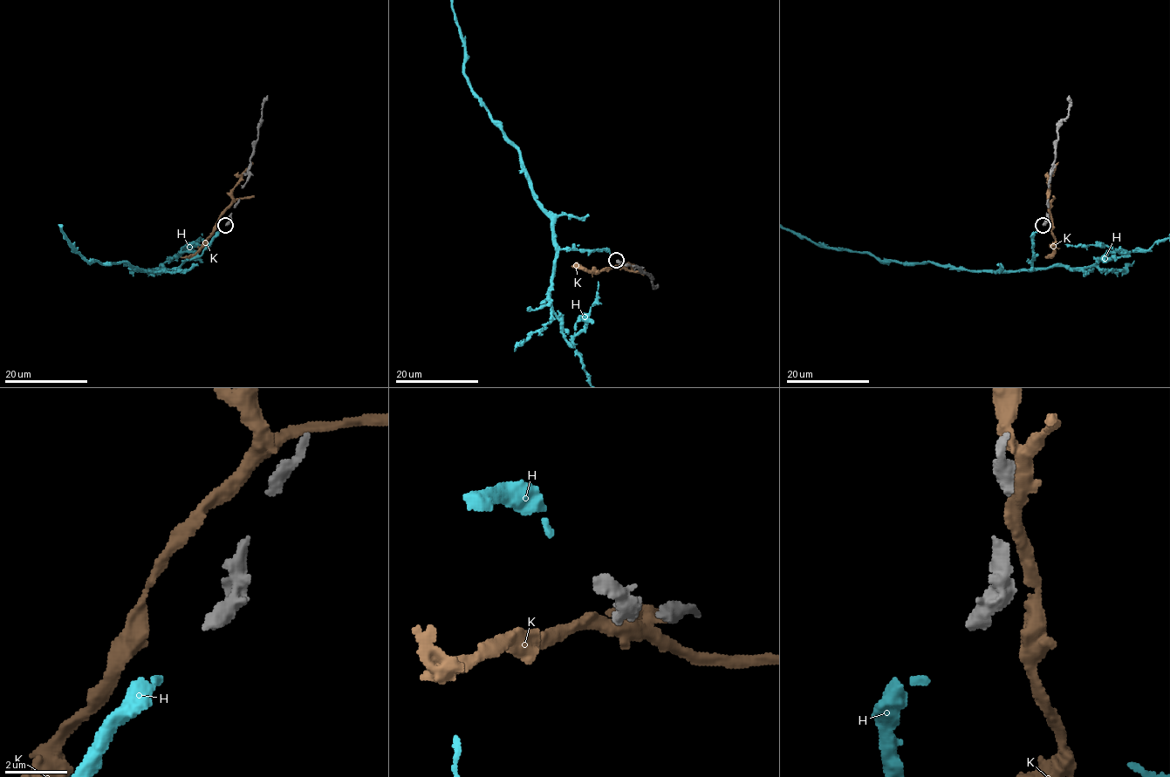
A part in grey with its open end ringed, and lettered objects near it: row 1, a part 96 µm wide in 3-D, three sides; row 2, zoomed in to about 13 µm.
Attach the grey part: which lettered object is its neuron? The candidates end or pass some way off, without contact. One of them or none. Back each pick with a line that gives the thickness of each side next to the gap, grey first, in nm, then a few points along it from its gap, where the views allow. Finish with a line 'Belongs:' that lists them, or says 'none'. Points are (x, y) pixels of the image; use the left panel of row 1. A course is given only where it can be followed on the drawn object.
H: 440 nm thick on the grey side, 190 nm on the other
Belongs: H

